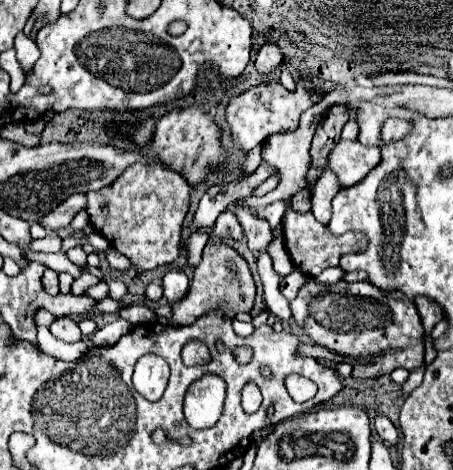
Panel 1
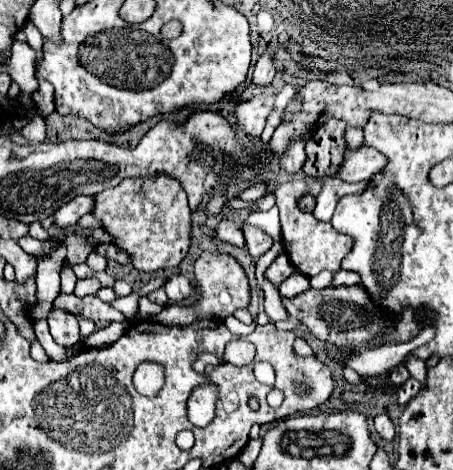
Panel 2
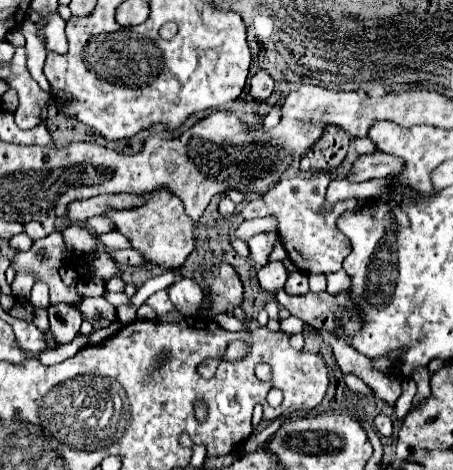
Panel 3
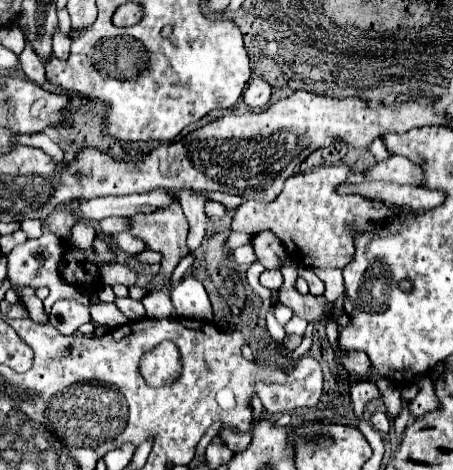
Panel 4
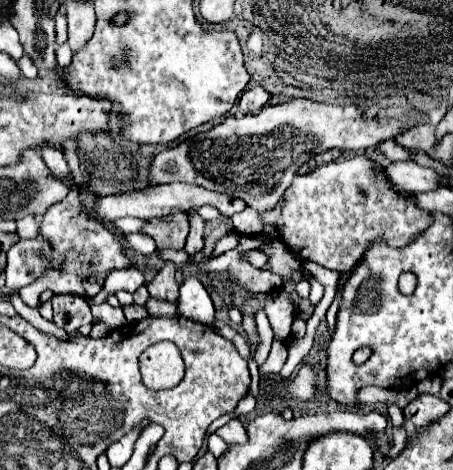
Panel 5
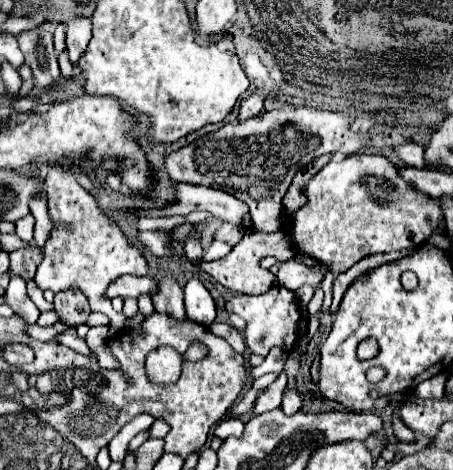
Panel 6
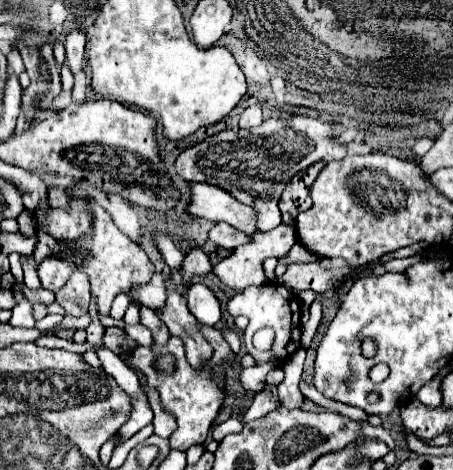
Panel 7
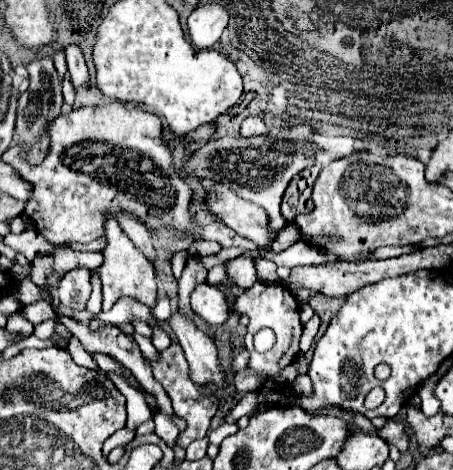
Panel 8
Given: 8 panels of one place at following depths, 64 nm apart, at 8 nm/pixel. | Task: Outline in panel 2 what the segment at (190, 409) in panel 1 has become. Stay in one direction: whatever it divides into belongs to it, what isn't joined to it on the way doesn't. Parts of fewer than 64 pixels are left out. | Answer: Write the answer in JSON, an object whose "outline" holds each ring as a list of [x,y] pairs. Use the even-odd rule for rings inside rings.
{"outline":[[[200,384],[192,390],[192,396],[188,398],[188,420],[204,428],[212,422],[212,416],[216,416],[216,400],[218,400],[218,388],[216,384]]]}

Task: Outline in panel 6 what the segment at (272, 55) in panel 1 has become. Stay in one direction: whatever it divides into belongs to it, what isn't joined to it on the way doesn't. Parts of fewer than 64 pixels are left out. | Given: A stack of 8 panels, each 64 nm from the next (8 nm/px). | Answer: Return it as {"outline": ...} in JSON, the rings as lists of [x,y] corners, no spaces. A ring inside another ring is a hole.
{"outline":[[[248,94],[242,104],[240,104],[240,112],[238,112],[238,118],[240,120],[246,120],[250,116],[256,116],[262,112],[262,106],[264,106],[264,96],[260,94]]]}

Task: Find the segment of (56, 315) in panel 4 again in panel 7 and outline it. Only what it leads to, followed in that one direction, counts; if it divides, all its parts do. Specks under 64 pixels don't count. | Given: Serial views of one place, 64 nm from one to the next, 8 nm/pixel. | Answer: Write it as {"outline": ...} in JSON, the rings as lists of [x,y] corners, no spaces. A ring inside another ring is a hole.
{"outline":[[[74,272],[66,286],[56,292],[56,302],[66,310],[68,316],[80,318],[88,314],[90,306],[90,284],[82,272]]]}

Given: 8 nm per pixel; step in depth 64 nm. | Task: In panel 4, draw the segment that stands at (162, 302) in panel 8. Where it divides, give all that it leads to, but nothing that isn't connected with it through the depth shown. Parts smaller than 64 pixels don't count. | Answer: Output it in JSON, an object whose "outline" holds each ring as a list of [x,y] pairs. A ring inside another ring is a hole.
{"outline":[[[118,262],[98,264],[98,276],[100,276],[102,284],[106,284],[106,286],[114,286],[114,284],[132,286],[136,282],[136,272]]]}

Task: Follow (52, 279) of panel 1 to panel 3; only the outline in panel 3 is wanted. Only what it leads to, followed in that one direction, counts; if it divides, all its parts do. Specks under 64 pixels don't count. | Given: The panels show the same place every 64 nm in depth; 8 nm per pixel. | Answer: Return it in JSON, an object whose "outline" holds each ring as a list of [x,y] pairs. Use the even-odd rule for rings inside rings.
{"outline":[[[38,280],[32,288],[32,296],[30,296],[30,304],[34,310],[40,310],[40,308],[48,308],[50,306],[50,288],[48,284],[44,284],[42,280]]]}

